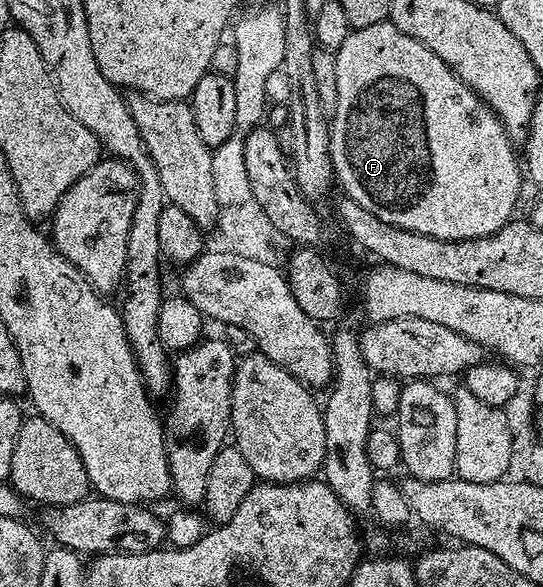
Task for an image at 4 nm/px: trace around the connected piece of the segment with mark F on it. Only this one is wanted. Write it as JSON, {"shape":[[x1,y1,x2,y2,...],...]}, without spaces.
{"shape":[[389,20,370,24,370,28,352,29,350,36,346,36,346,40,342,43,342,48,338,48,334,53,338,68,338,100,334,107,336,115,333,113,330,118,332,172,335,181,344,189,341,191,347,197,358,200,362,208,374,212,378,220,394,224,394,228,402,228,406,232,418,232,422,236,434,236,447,242,485,238,513,221,515,214,512,213,515,212,516,201,520,198,520,182,522,186,522,162,518,157,517,147,508,137,499,116,443,60,434,56,434,52,430,52,426,44,406,36,406,32,402,32]]}

